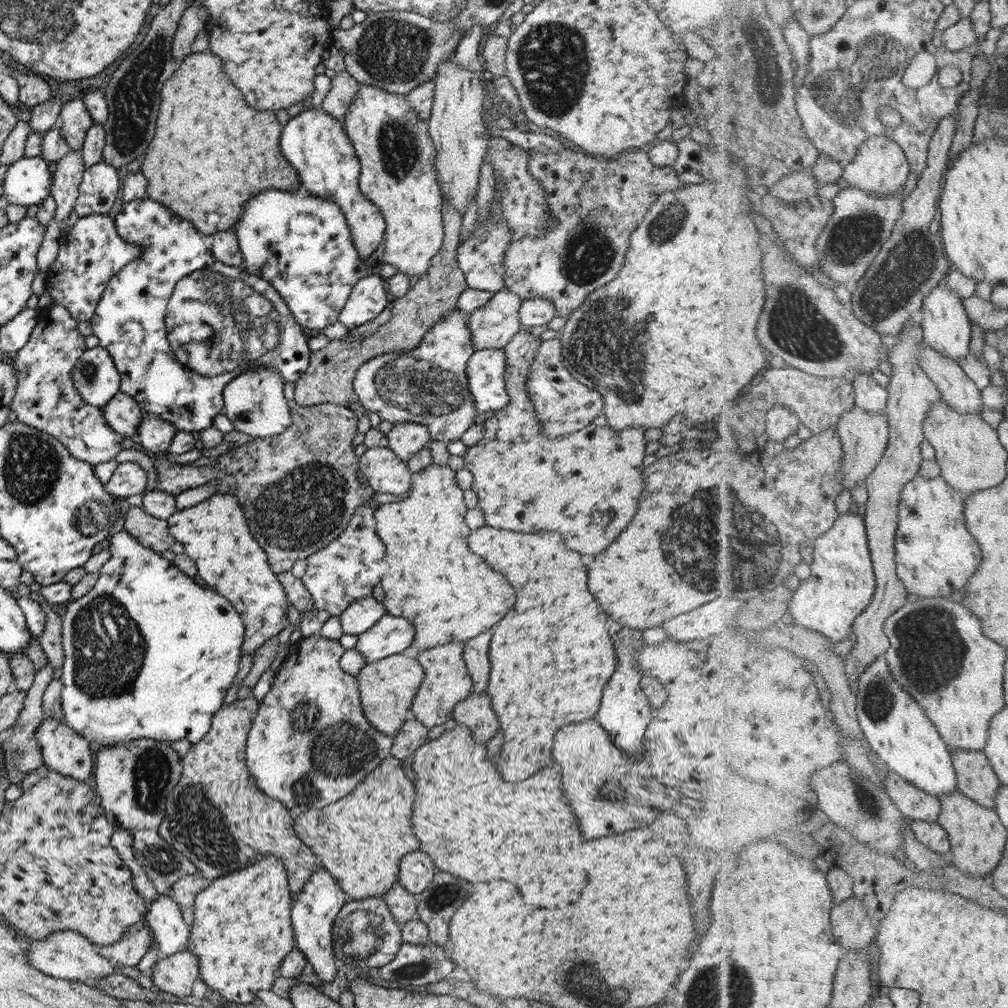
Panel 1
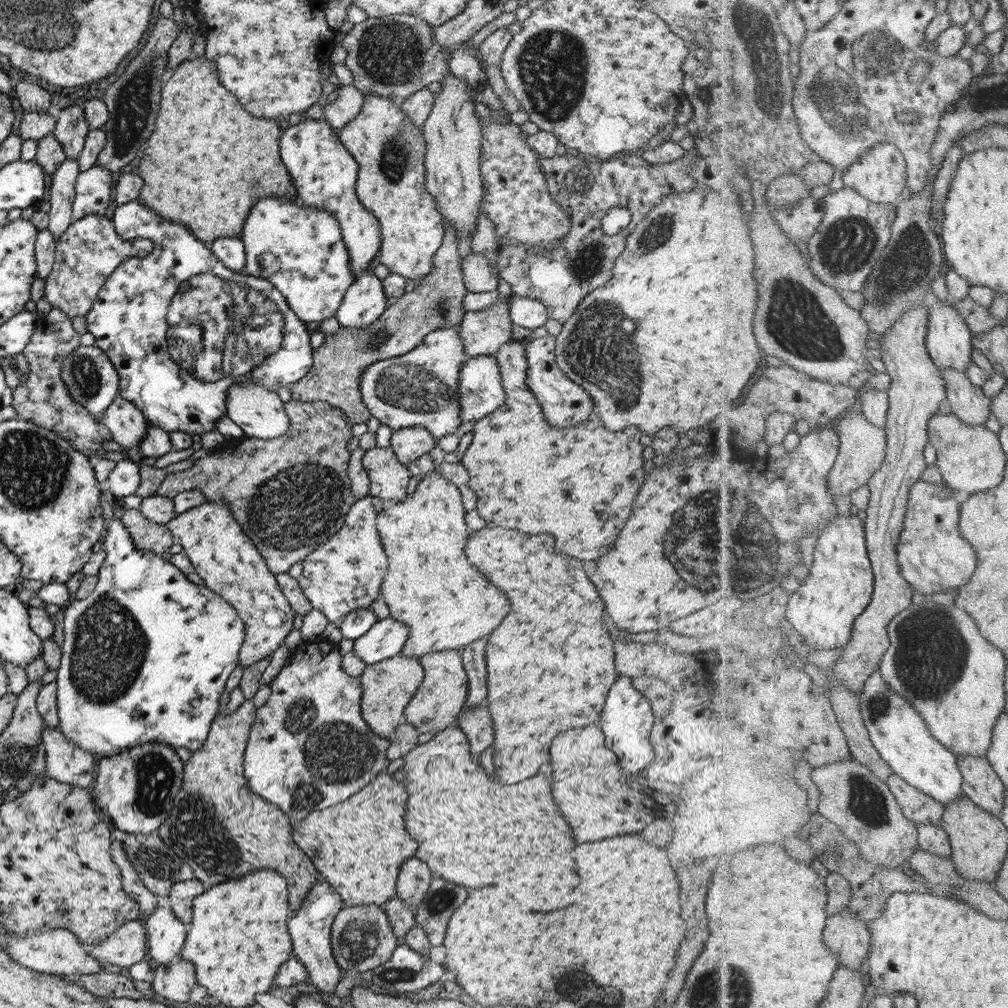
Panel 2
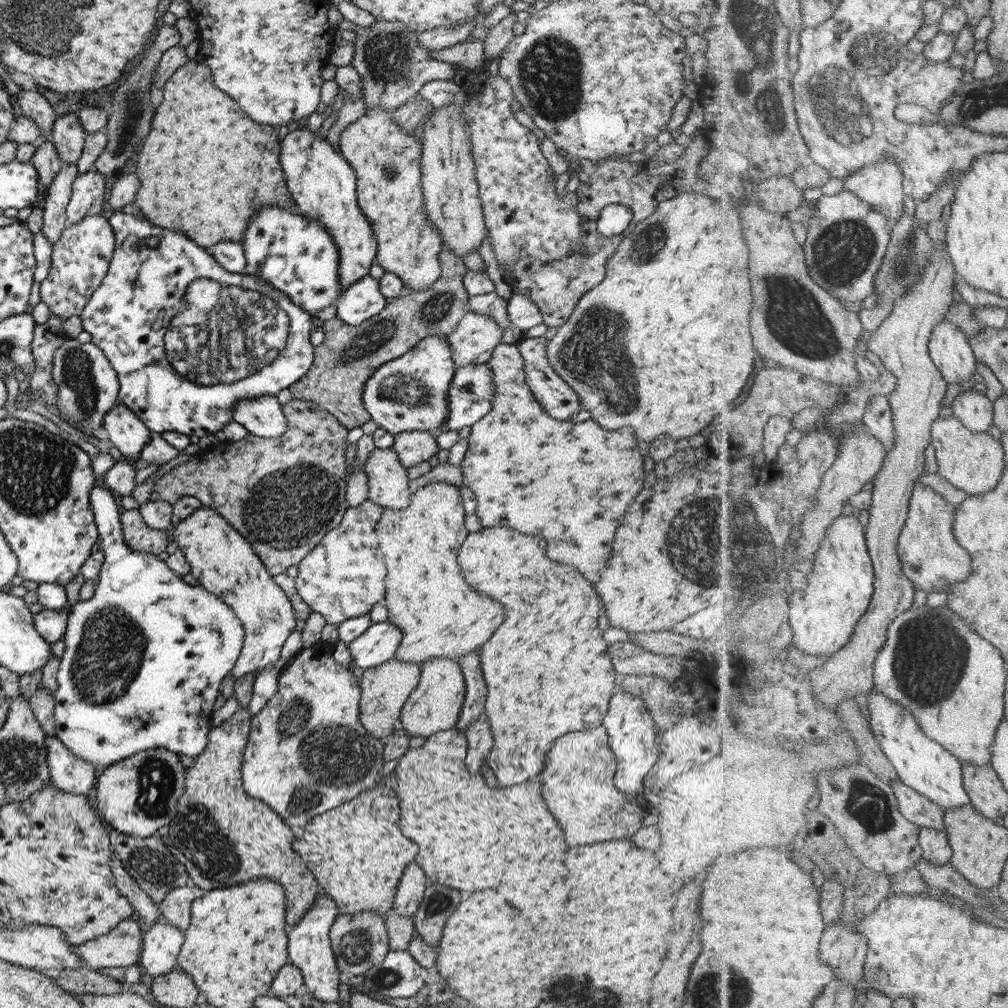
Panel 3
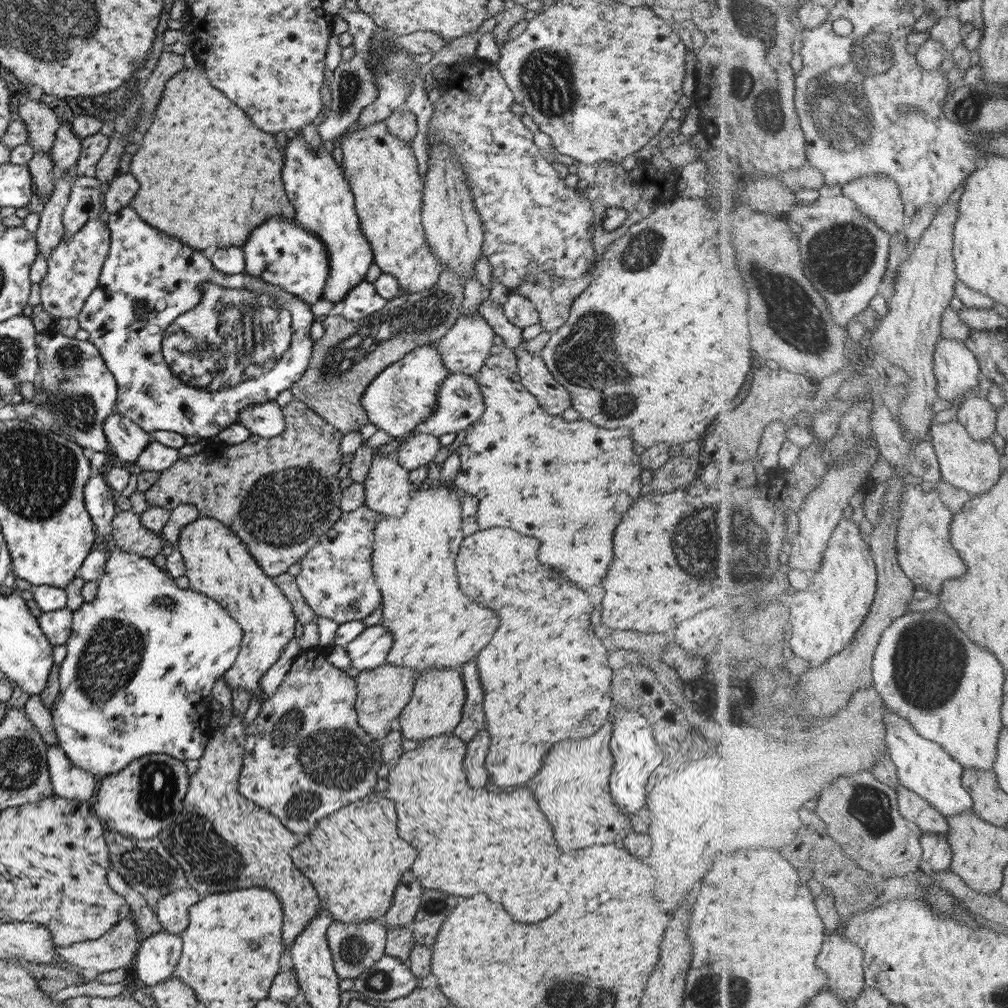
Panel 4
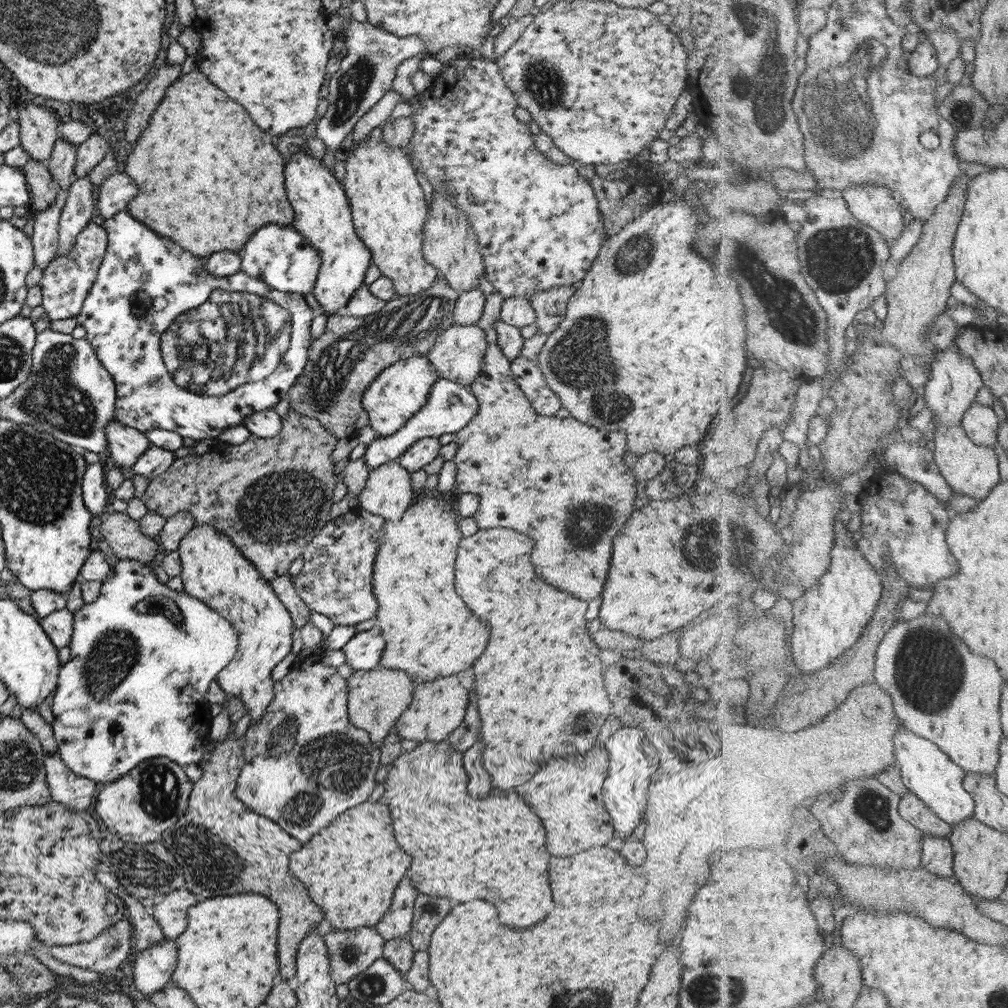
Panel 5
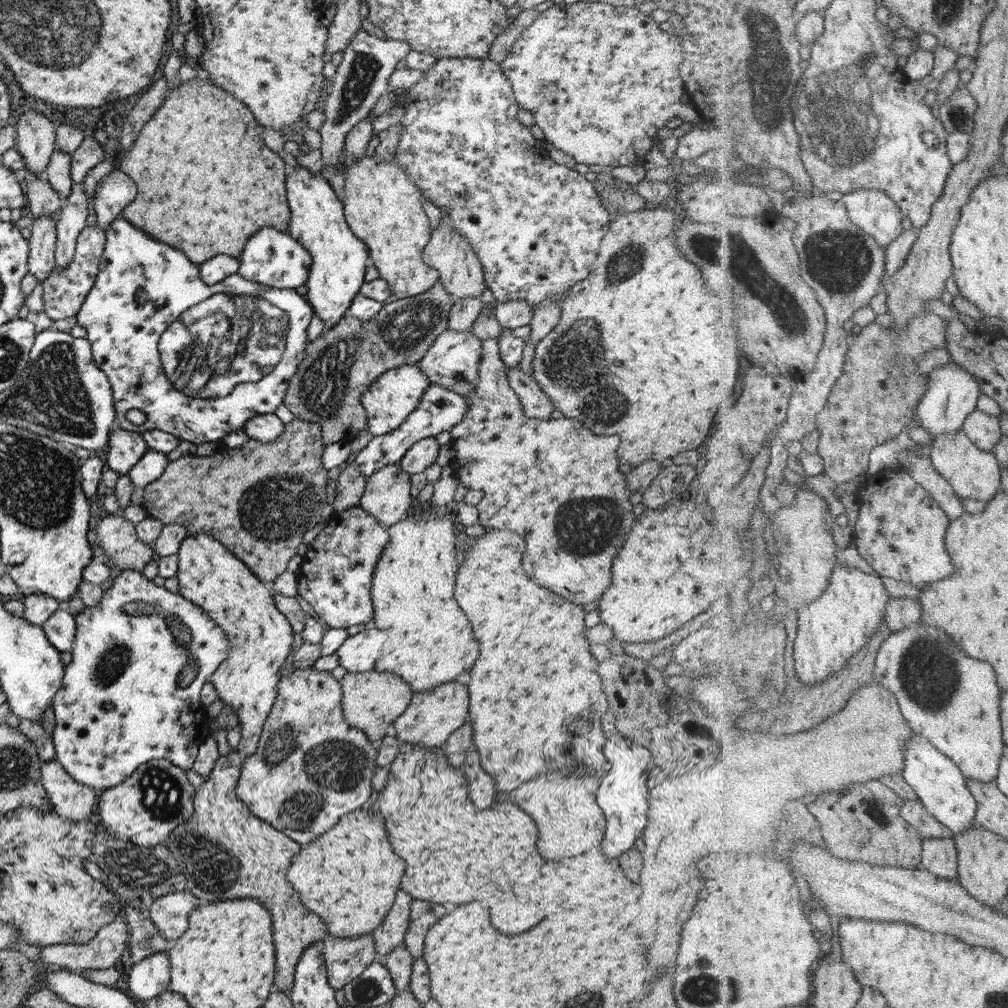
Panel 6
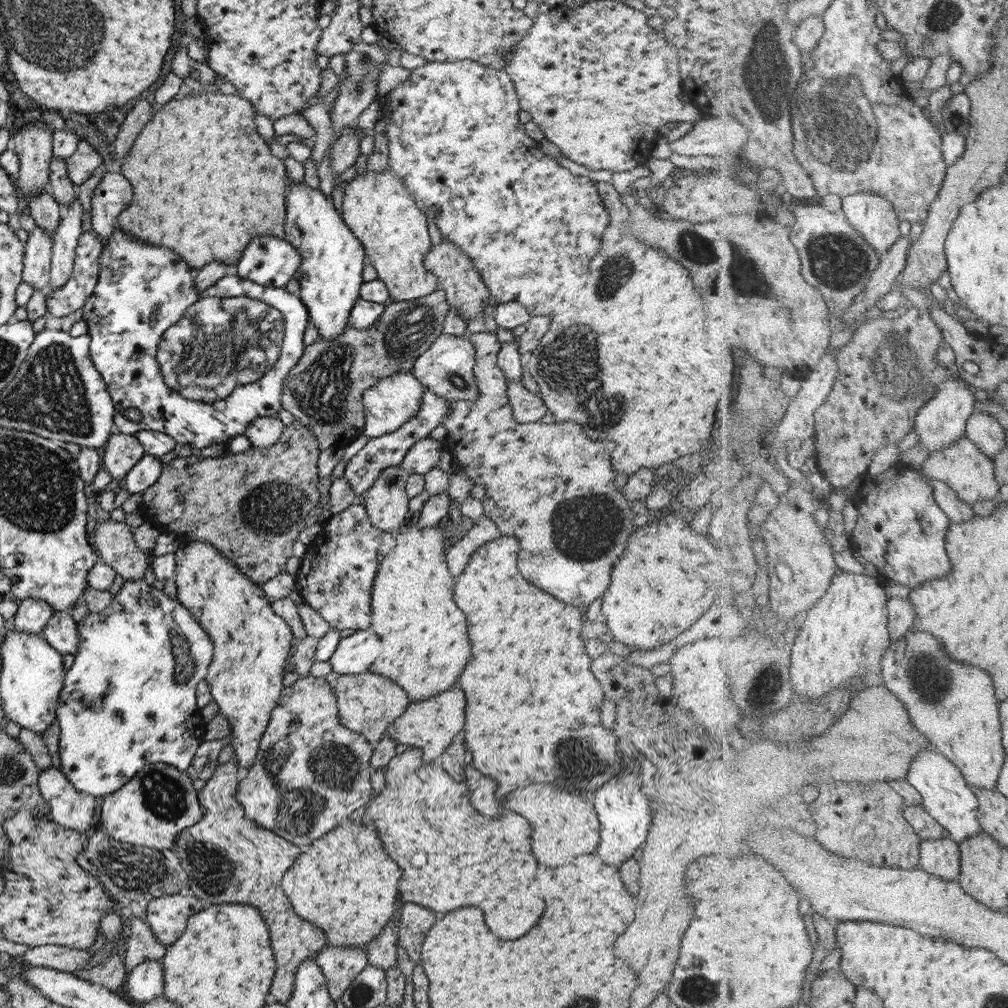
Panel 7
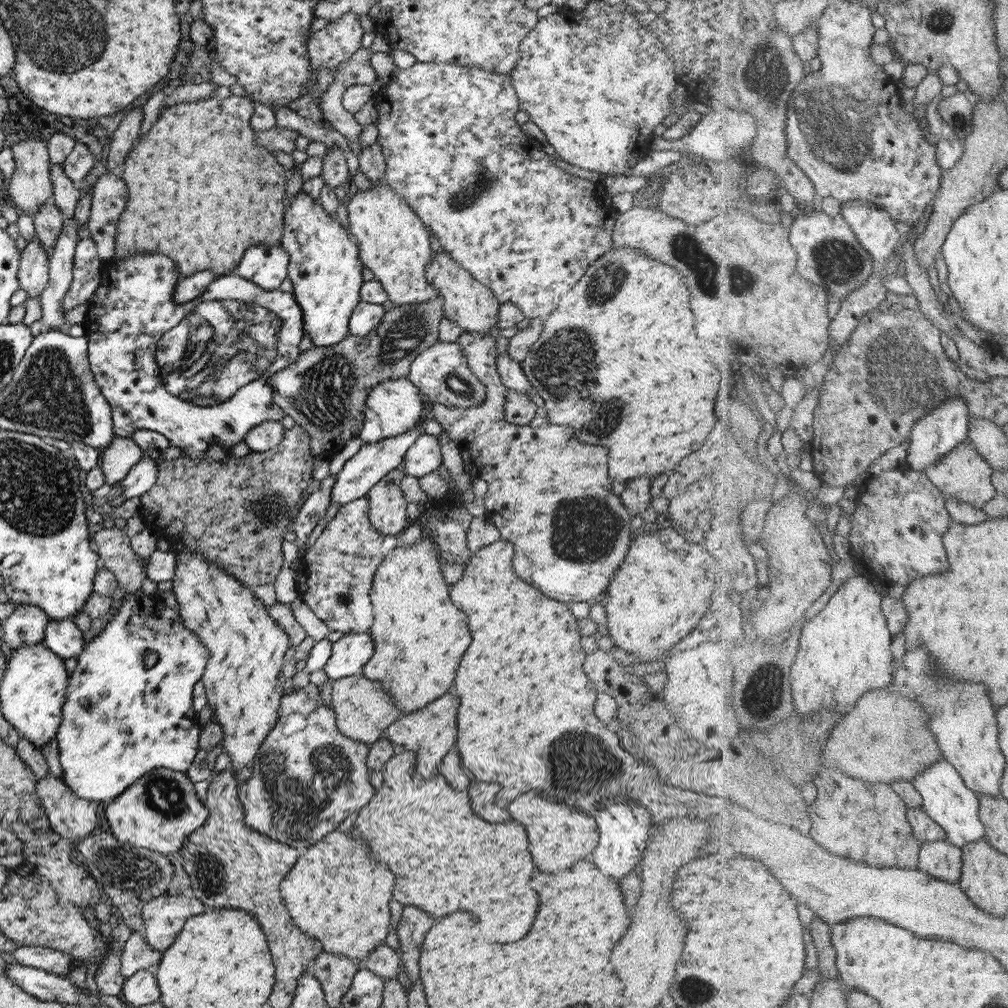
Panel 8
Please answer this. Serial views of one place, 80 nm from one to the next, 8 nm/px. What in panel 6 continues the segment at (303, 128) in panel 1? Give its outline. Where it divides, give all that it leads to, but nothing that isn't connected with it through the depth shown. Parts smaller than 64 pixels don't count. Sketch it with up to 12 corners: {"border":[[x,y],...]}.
{"border":[[297,163],[286,230],[311,255],[314,317],[331,328],[359,293],[367,247],[329,182]]}

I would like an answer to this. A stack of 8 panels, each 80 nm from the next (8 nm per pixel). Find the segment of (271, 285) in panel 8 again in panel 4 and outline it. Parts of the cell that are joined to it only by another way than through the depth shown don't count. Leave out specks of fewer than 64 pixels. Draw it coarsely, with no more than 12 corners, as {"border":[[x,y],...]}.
{"border":[[270,216],[241,246],[244,272],[315,304],[328,254],[293,219]]}

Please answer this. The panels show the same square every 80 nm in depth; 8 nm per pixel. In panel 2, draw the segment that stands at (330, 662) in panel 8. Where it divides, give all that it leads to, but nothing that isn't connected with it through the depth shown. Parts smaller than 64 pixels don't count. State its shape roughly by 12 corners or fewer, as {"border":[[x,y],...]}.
{"border":[[386,617],[353,640],[366,665],[400,654],[409,627]]}

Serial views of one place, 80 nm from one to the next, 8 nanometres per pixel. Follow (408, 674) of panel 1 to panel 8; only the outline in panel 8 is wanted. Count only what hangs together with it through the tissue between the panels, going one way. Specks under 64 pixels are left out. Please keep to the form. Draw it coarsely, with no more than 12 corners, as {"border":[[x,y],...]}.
{"border":[[362,674],[331,685],[335,724],[373,743],[401,714],[379,681]]}

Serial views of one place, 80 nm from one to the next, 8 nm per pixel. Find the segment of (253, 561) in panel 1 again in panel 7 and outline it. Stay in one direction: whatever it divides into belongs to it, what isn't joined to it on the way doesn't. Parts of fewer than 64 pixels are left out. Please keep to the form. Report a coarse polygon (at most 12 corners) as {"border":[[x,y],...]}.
{"border":[[212,544],[174,552],[177,600],[214,644],[204,681],[240,772],[294,636]]}

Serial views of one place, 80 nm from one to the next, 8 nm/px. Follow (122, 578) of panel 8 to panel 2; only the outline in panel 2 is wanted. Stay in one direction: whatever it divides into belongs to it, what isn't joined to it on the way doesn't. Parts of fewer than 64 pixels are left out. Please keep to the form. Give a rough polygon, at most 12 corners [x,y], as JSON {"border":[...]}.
{"border":[[125,509],[120,521],[137,550],[157,555],[174,541],[164,524]]}

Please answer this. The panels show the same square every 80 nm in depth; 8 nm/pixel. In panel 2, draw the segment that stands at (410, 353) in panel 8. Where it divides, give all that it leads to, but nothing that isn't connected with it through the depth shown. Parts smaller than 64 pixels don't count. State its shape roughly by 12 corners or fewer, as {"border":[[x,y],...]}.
{"border":[[445,221],[432,269],[367,326],[312,349],[291,399],[323,401],[351,425],[370,417],[359,376],[441,327],[466,292]]}

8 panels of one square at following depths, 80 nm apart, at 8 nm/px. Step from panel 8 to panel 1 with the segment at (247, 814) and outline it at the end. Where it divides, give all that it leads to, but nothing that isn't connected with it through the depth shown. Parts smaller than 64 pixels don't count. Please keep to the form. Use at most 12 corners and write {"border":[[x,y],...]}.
{"border":[[337,639],[290,646],[244,757],[295,818],[390,754]]}

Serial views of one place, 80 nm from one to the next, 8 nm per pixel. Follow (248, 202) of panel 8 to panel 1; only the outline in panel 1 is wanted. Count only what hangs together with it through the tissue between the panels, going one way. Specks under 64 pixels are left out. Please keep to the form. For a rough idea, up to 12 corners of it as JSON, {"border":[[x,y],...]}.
{"border":[[221,59],[162,84],[145,198],[203,238],[265,188],[294,193],[273,112]]}

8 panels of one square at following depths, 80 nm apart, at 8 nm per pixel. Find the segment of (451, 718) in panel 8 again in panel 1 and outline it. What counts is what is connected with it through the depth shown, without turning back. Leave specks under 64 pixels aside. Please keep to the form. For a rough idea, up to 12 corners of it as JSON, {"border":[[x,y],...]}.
{"border":[[464,643],[422,651],[410,711],[428,729],[472,690]]}

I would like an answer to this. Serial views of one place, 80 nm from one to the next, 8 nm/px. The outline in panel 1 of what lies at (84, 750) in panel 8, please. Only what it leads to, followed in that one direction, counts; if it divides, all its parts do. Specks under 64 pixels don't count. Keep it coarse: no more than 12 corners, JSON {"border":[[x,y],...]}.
{"border":[[127,531],[62,606],[63,722],[198,743],[244,624]]}

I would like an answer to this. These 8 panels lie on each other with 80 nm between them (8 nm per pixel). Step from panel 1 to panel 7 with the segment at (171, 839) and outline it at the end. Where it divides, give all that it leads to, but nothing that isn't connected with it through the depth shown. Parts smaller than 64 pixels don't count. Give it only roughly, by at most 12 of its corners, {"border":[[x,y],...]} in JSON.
{"border":[[235,758],[196,795],[173,852],[202,905],[267,920],[268,999],[327,940],[280,886],[300,849],[244,816]]}

